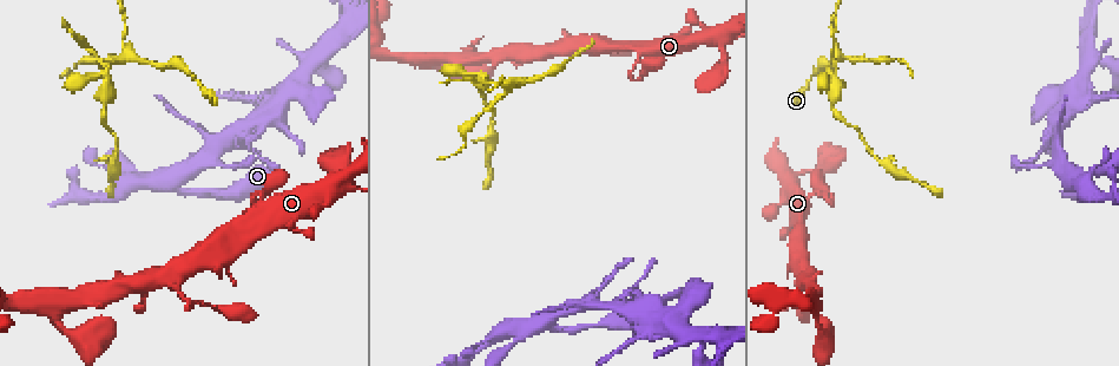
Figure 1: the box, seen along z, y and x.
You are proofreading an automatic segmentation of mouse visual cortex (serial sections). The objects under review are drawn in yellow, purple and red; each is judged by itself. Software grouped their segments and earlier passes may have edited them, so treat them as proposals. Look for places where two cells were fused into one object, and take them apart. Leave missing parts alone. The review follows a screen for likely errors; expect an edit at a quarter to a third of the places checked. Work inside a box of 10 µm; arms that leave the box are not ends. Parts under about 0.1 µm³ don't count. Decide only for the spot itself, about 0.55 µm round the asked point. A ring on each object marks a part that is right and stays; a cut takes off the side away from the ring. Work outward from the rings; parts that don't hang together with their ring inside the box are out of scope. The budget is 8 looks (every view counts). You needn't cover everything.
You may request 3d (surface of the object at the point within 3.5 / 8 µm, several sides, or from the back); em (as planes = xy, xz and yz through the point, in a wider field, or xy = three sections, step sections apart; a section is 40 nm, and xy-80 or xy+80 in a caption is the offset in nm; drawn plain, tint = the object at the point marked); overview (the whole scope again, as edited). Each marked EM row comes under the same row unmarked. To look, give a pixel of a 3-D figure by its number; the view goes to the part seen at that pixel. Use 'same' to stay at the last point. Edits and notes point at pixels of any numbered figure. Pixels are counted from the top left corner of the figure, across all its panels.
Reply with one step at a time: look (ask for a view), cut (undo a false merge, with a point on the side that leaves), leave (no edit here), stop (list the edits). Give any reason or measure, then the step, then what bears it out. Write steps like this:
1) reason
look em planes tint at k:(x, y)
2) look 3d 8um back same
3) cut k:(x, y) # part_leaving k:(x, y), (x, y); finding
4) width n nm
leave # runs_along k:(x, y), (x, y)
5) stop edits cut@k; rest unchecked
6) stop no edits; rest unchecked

three arms meet
look 3d 8um at 1:(547, 321)

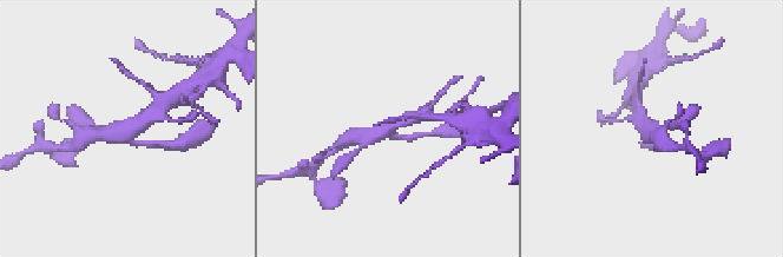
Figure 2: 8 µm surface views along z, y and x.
arms 3; arm_widths 200, 350, 350 nm; shape alone is not enough
look em xy step 5 tint same

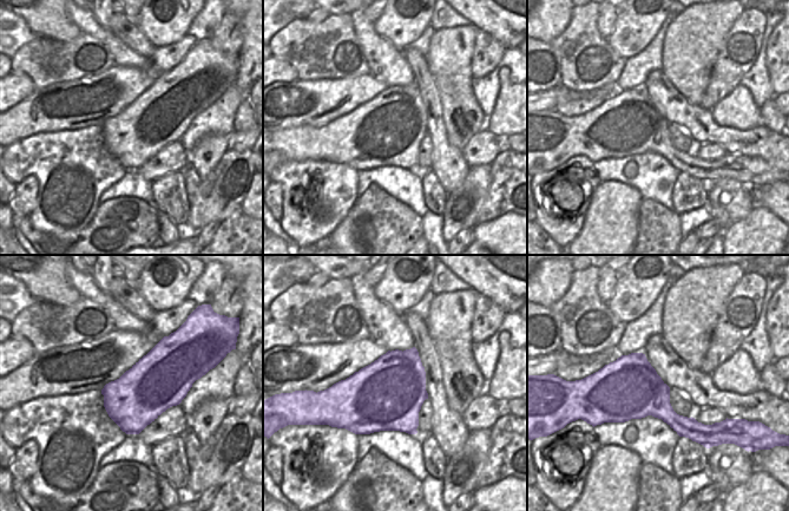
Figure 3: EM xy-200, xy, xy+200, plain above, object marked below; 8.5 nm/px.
leave # runs_along 2:(656, 143), (640, 126), (639, 118); one cell here

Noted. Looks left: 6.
three arms meet
look 3d 8um at 1:(270, 111)

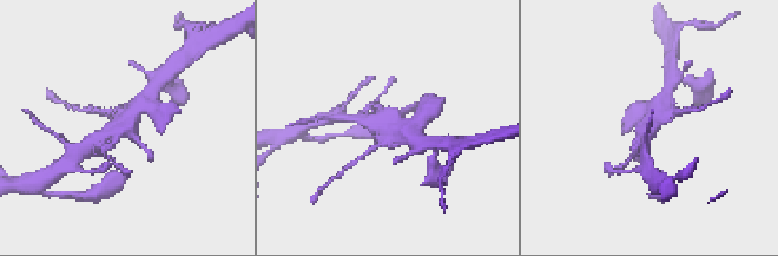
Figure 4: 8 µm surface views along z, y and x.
look em xy step 2 tint same

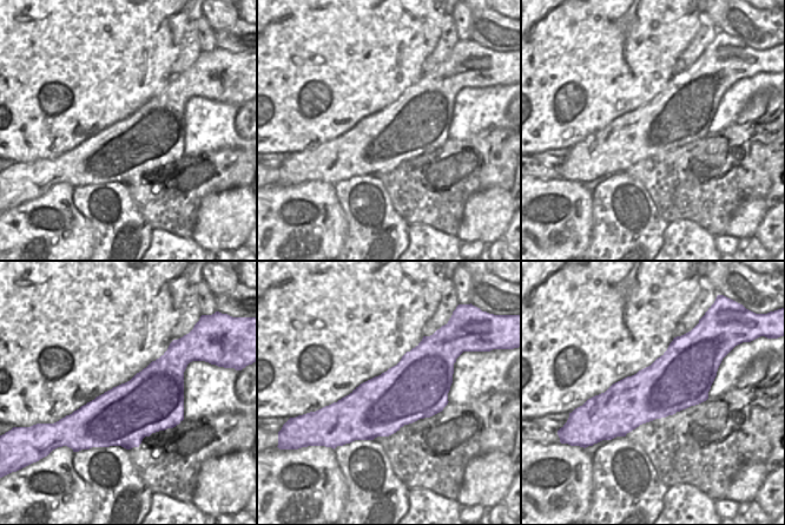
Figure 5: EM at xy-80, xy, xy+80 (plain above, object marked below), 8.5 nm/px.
leave # runs_along 4:(96, 138), (122, 130), (145, 98); one cell here

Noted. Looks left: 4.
sharp bend
look 3d 3.5um at 1:(341, 31)

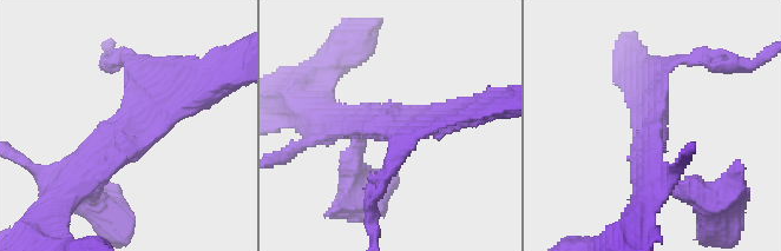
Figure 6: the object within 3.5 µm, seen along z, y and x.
need the tissue
look em xy step 3 tint at 6:(397, 130)

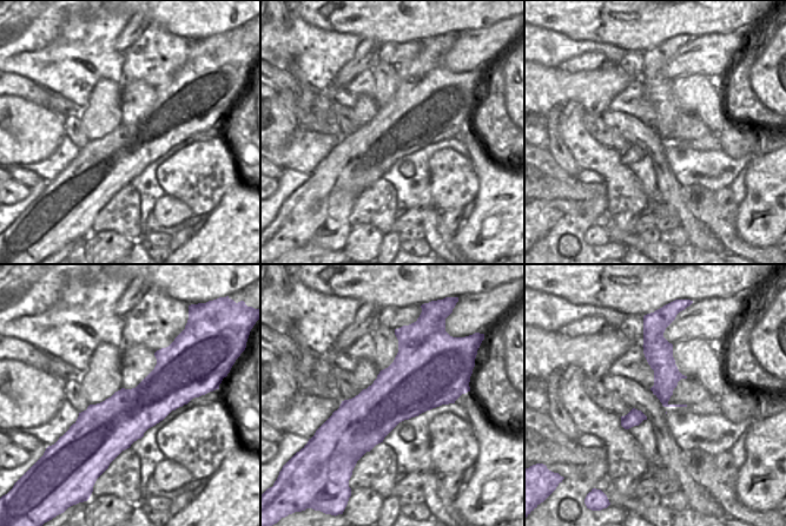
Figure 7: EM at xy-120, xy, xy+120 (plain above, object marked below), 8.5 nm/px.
leave # runs_along 6:(80, 186), (178, 66); continuous, no second cell

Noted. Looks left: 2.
stop no edits; rest unchecked

